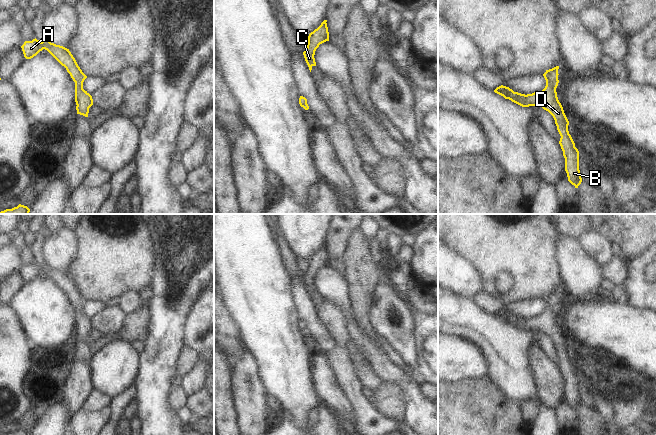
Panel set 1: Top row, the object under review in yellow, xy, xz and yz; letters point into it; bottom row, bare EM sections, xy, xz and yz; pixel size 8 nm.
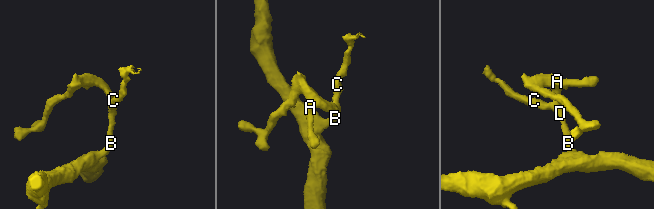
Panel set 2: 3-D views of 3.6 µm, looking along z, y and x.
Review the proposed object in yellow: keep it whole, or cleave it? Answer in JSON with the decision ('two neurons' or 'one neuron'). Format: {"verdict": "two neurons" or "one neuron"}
{"verdict": "one neuron"}

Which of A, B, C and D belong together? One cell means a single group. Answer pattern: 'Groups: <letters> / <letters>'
Groups: A B C D

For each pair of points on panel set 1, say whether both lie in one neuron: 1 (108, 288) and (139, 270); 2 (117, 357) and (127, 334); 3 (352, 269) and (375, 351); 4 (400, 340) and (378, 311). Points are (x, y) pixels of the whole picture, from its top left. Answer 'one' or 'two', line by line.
1: one
2: two
3: two
4: one

